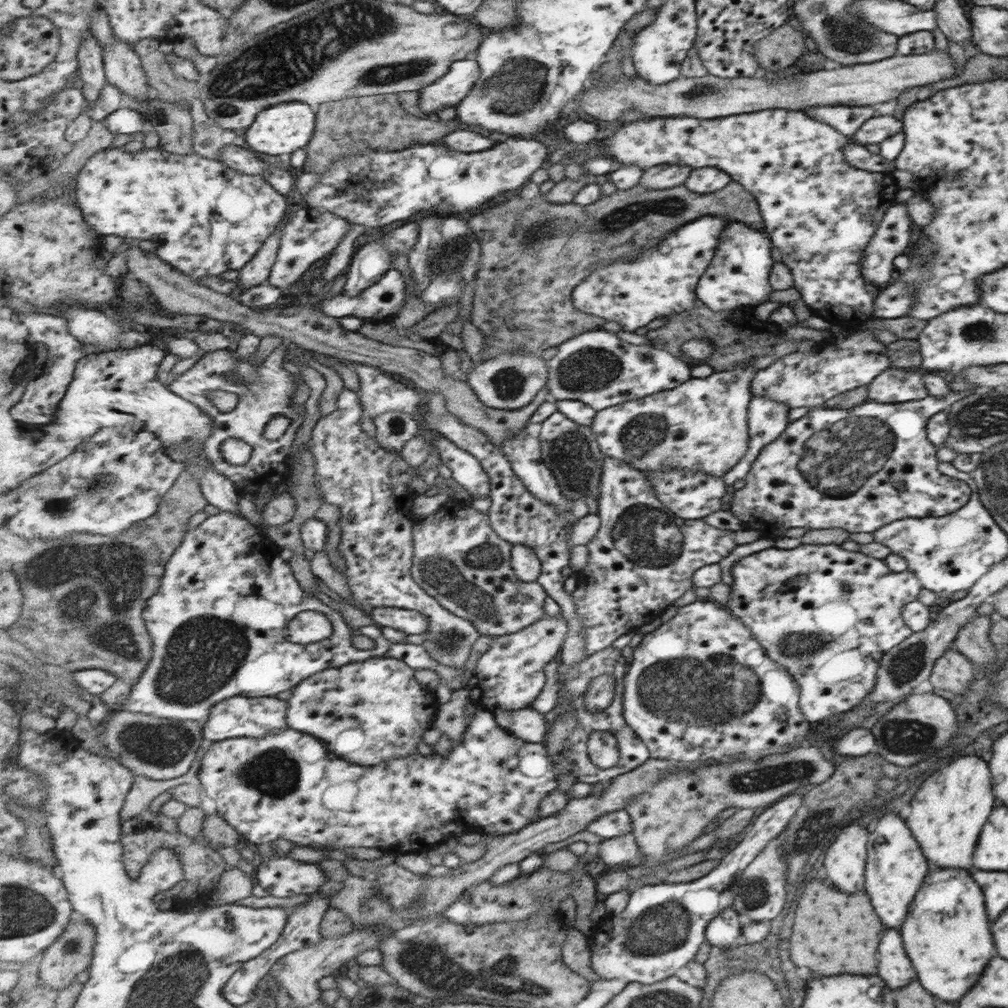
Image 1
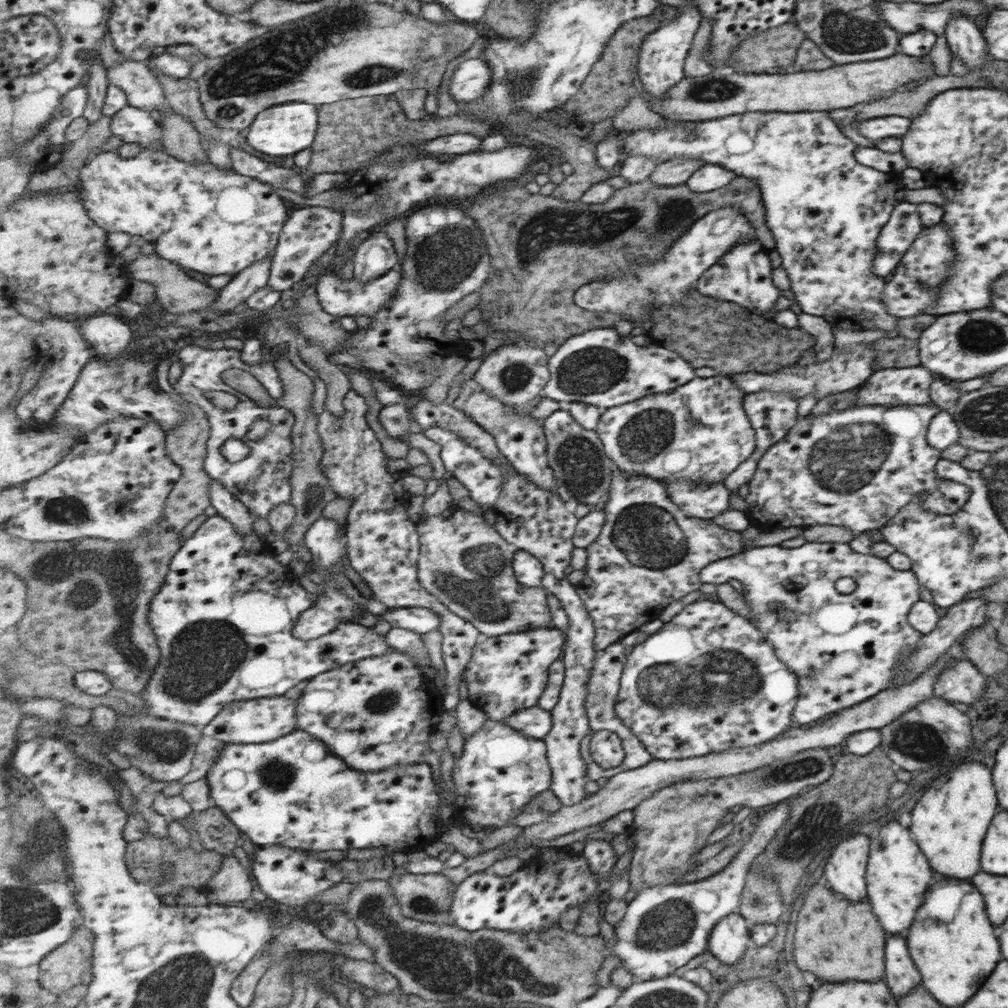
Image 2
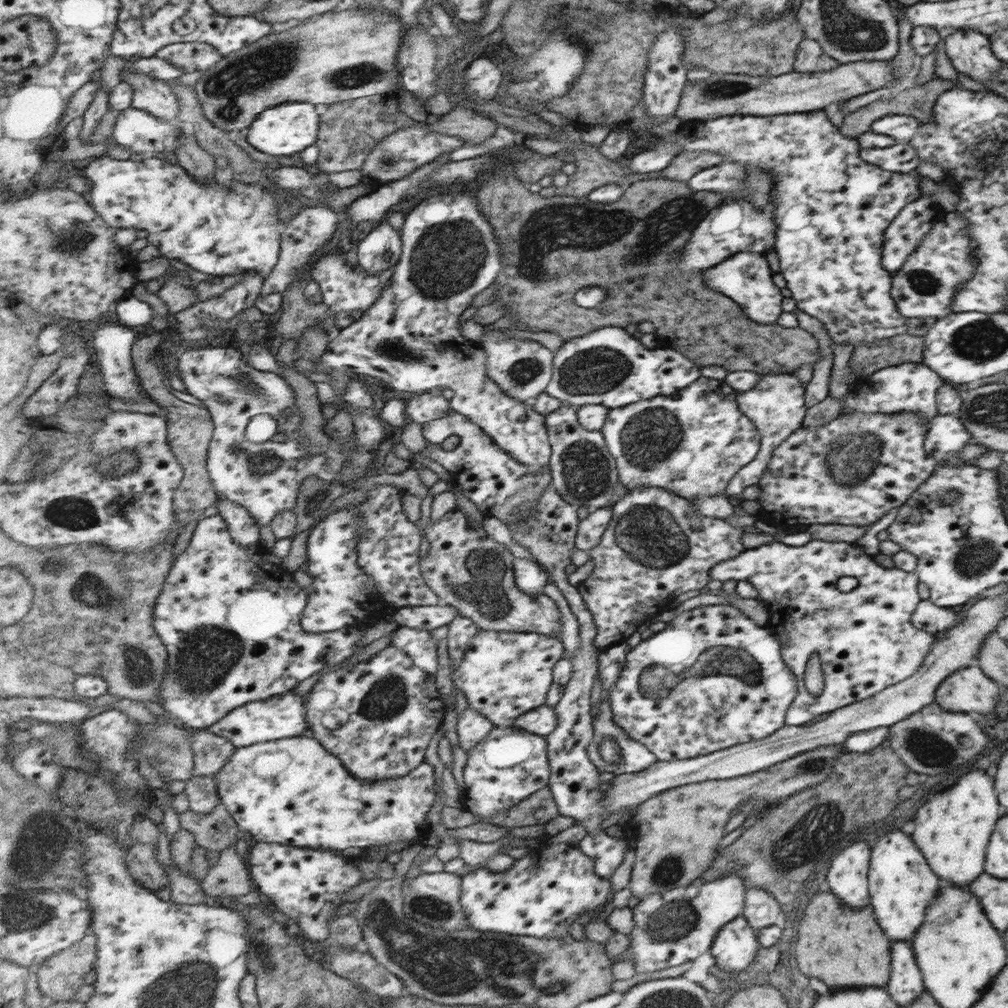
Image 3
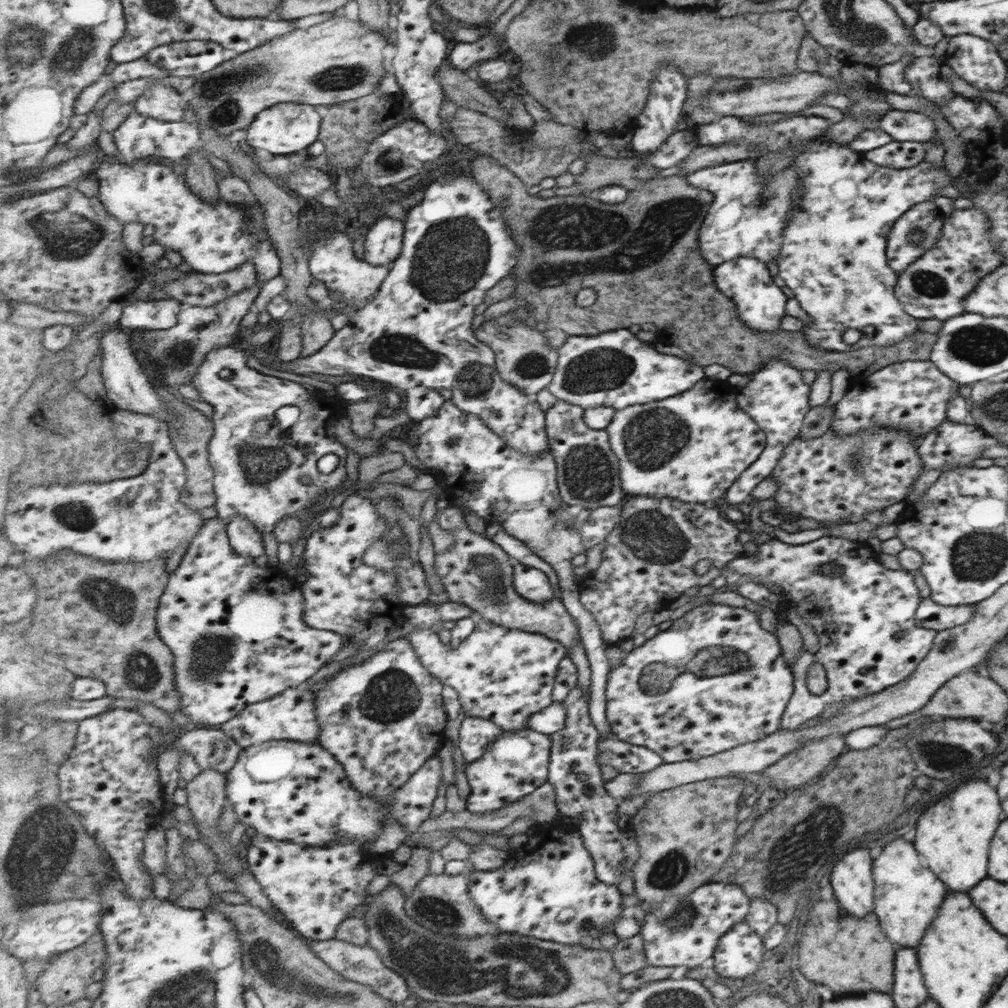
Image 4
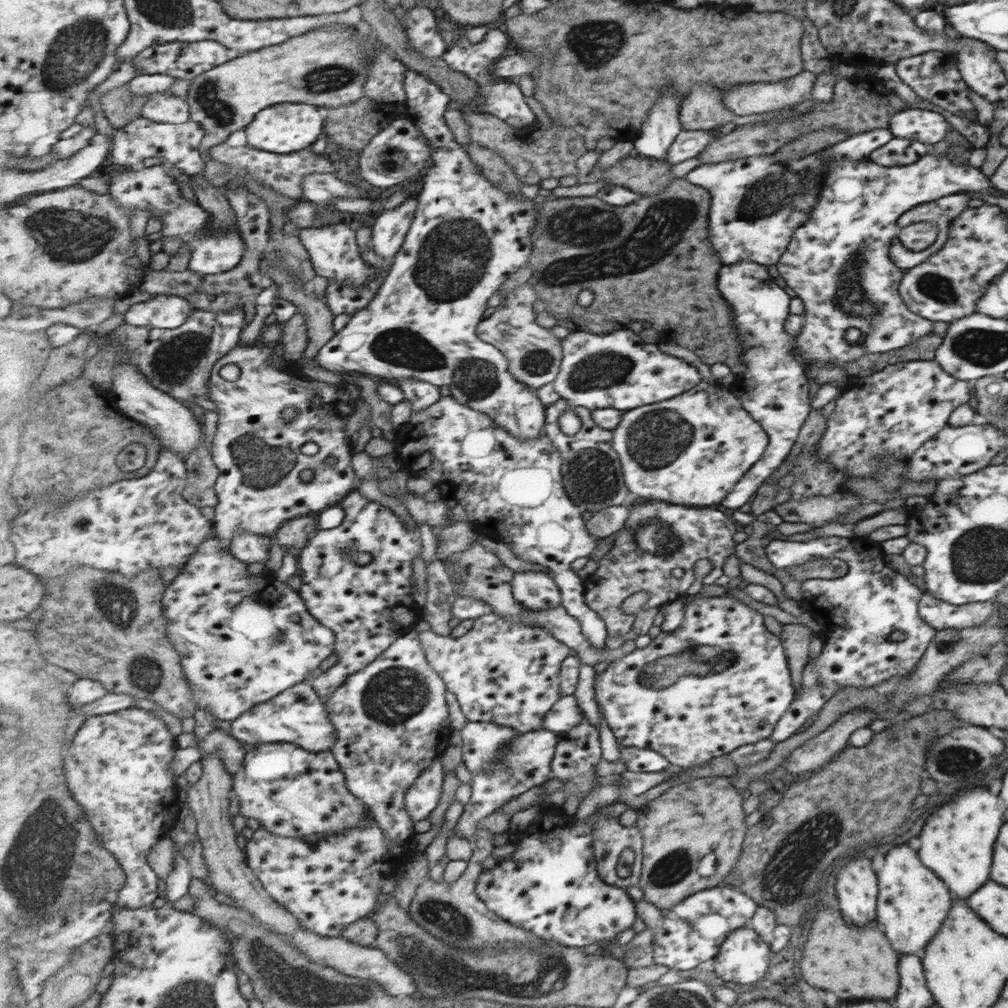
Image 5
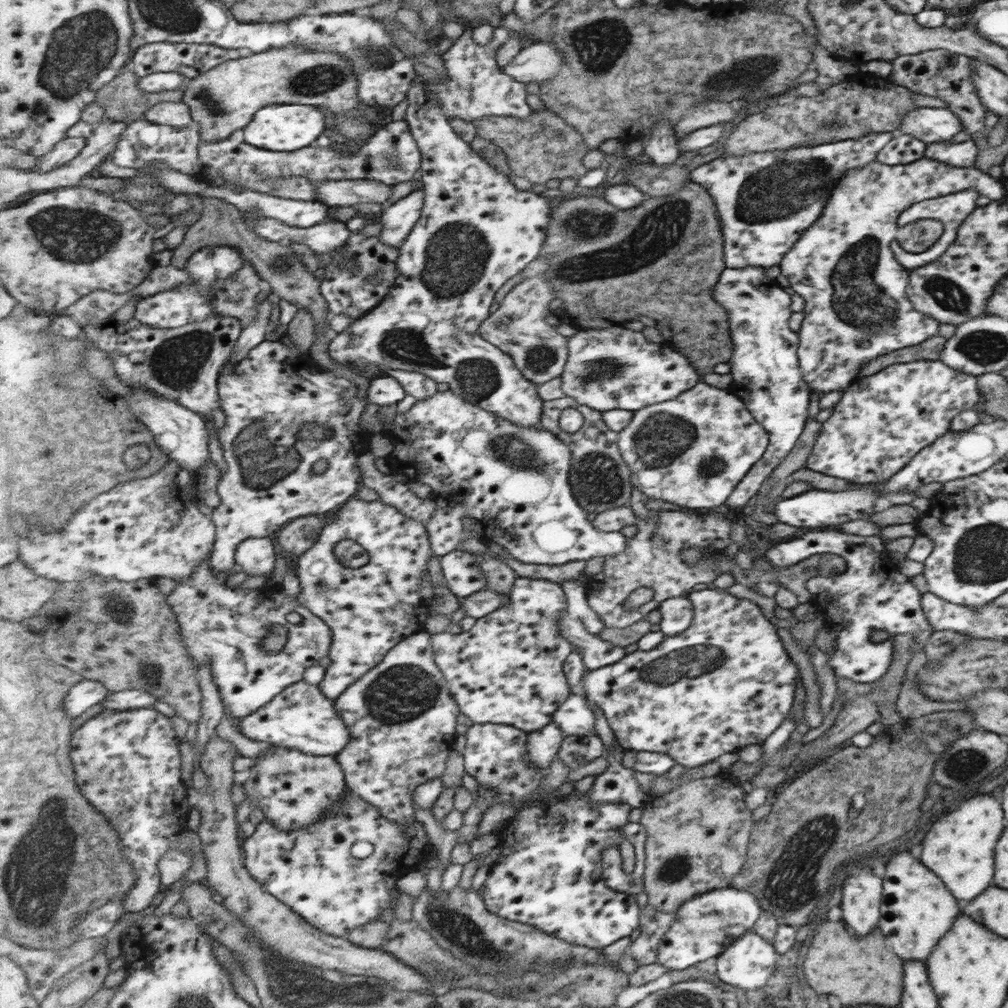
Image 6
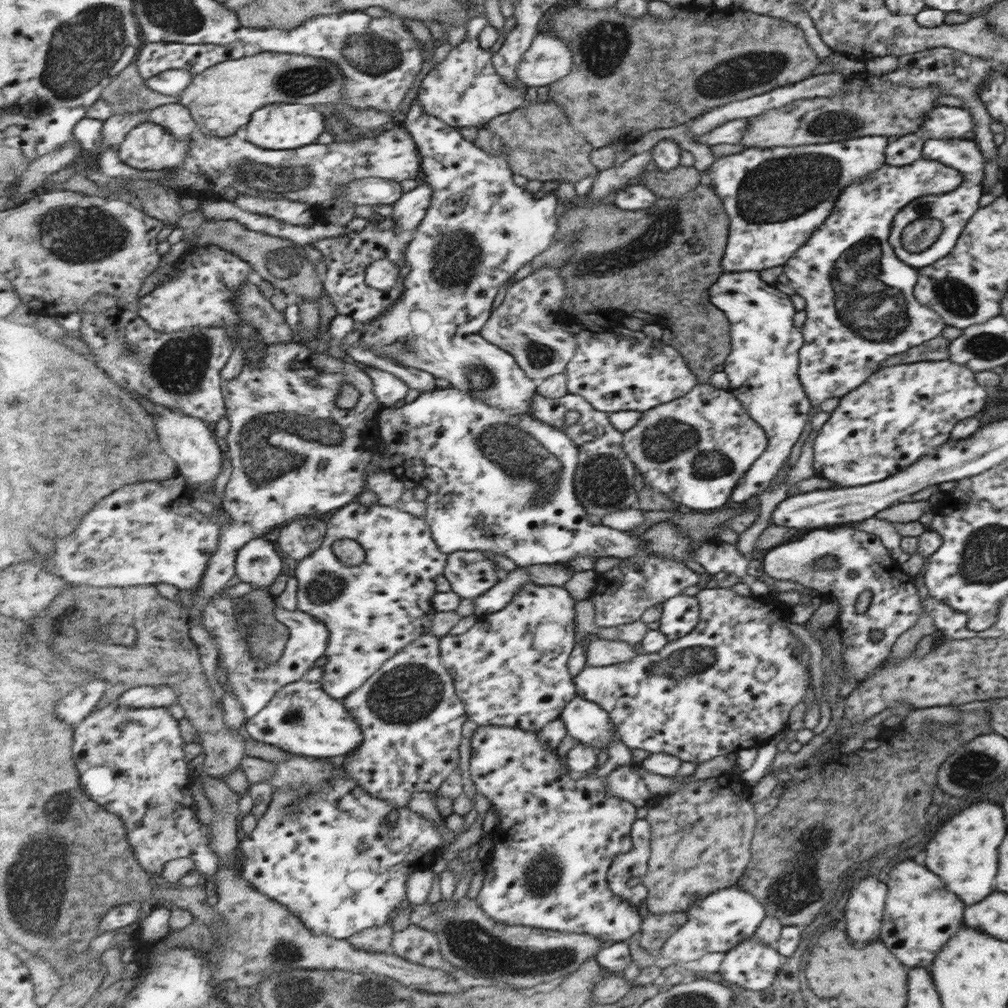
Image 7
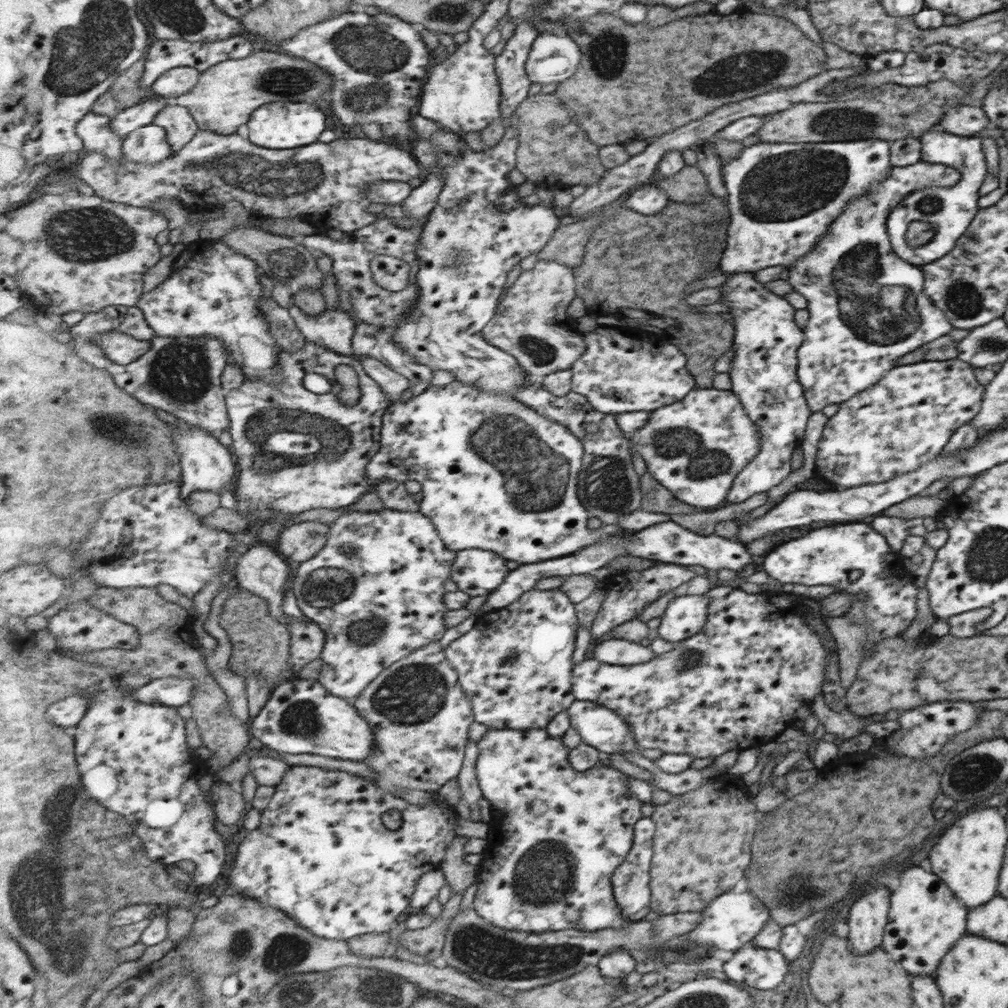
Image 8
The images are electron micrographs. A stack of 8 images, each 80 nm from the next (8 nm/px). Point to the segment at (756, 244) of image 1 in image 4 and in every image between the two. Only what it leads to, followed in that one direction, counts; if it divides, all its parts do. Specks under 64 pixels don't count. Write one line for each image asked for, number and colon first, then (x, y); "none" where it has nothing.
2: (742, 276)
3: (744, 277)
4: (761, 305)

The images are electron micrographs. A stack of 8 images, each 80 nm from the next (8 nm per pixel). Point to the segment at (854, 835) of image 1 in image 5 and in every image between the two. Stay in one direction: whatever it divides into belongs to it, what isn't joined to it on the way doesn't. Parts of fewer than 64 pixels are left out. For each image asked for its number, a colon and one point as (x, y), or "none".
2: (846, 870)
3: (848, 873)
4: (852, 881)
5: (855, 884)

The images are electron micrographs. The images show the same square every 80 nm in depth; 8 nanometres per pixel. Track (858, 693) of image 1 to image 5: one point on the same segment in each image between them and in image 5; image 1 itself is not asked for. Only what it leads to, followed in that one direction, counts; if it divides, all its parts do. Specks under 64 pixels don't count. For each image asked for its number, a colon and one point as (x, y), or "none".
2: (843, 648)
3: (864, 640)
4: (856, 616)
5: (858, 610)

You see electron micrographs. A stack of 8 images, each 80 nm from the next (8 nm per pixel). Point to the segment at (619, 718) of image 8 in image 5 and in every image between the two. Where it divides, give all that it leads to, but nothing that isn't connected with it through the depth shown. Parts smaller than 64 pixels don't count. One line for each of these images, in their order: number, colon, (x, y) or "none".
5: (567, 713)
6: (575, 717)
7: (586, 721)

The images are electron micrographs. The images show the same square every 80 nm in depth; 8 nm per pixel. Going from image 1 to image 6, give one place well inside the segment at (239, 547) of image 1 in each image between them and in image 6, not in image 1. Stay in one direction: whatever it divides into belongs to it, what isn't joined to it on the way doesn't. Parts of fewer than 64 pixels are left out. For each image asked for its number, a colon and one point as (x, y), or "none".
2: (214, 651)
3: (231, 621)
4: (237, 630)
5: (239, 648)
6: (228, 628)

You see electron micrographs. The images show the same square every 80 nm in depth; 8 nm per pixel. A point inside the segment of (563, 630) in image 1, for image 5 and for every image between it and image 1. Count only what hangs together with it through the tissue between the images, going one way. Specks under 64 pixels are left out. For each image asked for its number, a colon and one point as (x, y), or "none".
2: (508, 673)
3: (504, 674)
4: (504, 675)
5: (508, 673)

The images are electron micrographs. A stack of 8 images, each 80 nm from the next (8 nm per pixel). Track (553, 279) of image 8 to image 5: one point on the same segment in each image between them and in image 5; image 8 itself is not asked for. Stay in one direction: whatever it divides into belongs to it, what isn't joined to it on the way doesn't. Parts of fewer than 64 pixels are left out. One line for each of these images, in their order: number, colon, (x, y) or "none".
5: (535, 356)
6: (518, 327)
7: (525, 325)

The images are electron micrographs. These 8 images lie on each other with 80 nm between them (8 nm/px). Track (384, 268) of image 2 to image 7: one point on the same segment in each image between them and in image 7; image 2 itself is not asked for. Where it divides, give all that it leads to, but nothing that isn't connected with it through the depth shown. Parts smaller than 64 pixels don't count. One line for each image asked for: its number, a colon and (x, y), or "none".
3: (380, 250)
4: (383, 245)
5: (388, 234)
6: (398, 220)
7: (408, 212)

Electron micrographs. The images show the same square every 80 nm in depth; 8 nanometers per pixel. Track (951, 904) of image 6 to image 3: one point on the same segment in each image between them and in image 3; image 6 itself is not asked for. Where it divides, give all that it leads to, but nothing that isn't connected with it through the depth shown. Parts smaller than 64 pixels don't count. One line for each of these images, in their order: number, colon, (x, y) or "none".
3: (900, 885)
4: (906, 895)
5: (911, 903)

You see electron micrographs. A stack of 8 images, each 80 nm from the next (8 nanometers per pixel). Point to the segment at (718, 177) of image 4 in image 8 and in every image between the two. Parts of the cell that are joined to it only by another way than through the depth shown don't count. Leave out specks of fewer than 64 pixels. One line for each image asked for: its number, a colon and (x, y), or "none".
5: (757, 203)
6: (765, 200)
7: (775, 198)
8: (782, 197)

